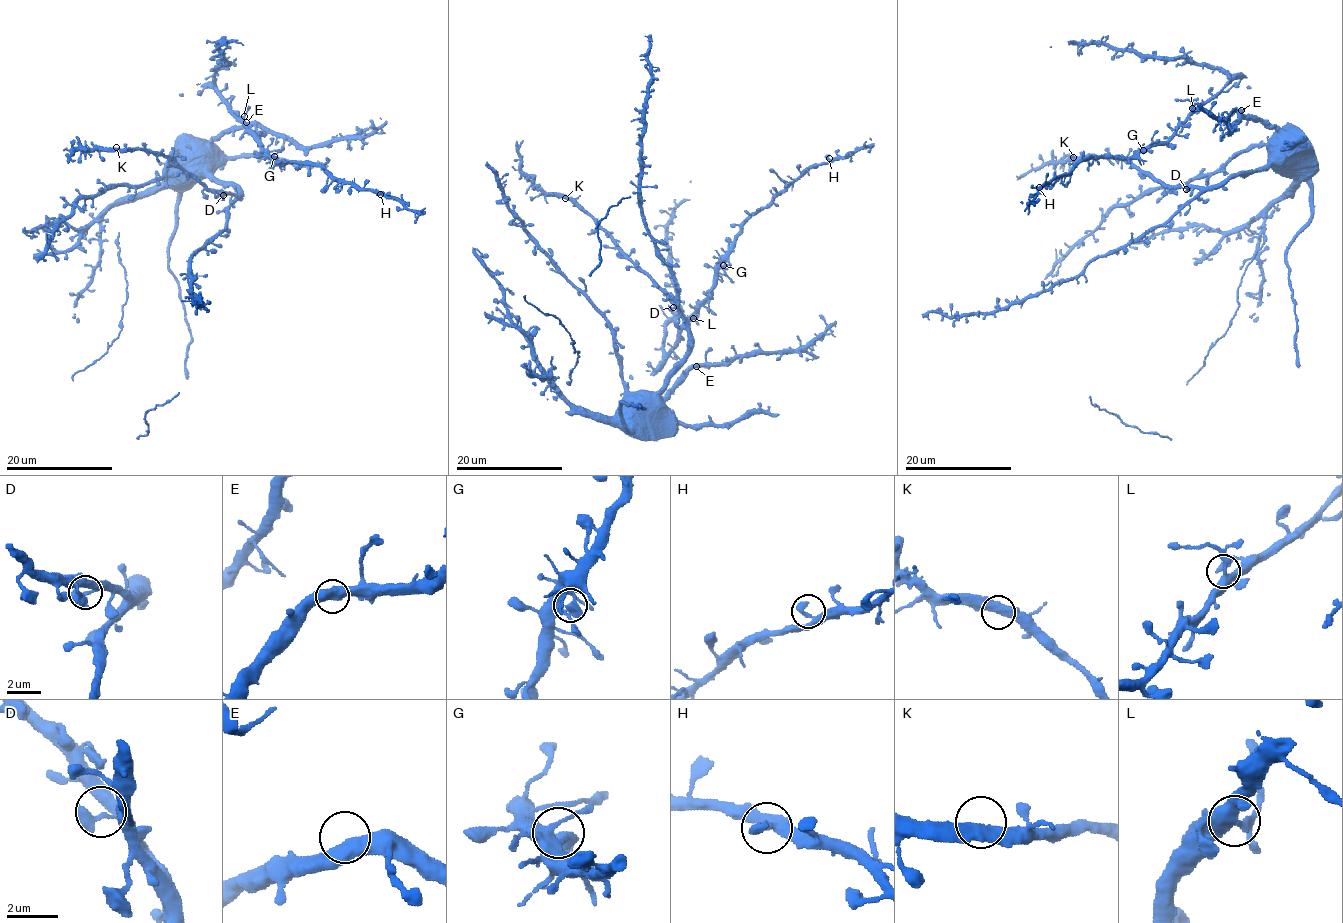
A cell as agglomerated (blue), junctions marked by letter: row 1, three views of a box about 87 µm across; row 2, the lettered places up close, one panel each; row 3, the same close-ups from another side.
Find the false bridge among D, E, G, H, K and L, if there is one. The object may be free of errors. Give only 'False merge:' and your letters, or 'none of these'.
False merge: L

